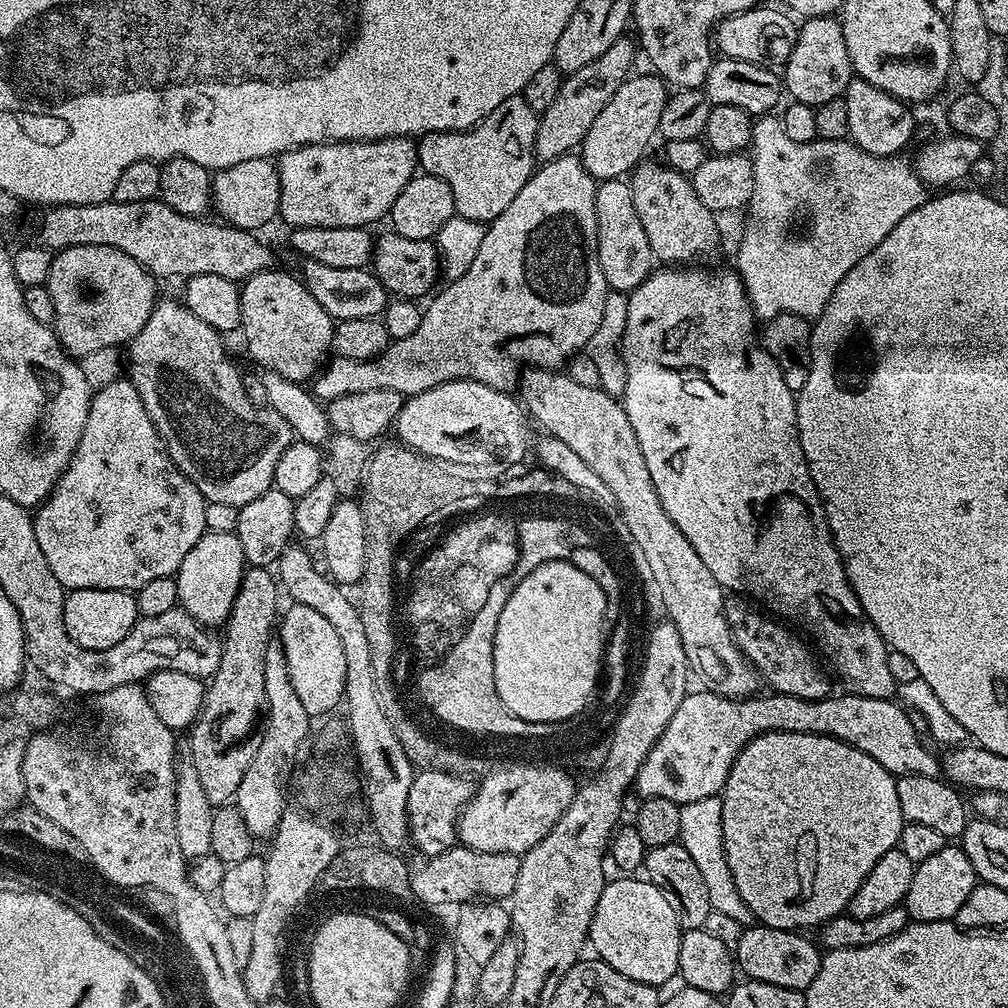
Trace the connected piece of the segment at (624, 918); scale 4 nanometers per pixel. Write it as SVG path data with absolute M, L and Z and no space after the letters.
M647 878L620 879L624 880L609 879L605 883L598 906L594 906L588 927L590 948L599 959L618 970L618 974L626 974L626 978L634 978L634 982L661 986L680 971L678 950L682 929L678 914L674 914L670 902L666 902L666 894Z

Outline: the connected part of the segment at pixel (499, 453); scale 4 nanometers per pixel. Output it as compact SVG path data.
M448 380L444 384L434 385L422 394L407 397L396 418L394 433L396 432L395 439L400 444L424 456L444 460L446 463L492 466L495 465L495 460L516 464L530 452L528 424L530 425L529 417L515 395L499 392L477 380Z

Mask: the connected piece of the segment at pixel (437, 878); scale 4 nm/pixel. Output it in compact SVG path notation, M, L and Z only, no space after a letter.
M461 844L452 845L440 855L432 856L428 868L419 875L414 874L416 892L430 908L455 906L467 903L474 894L482 894L490 900L504 900L511 897L514 885L518 882L520 857L512 854L492 854L474 851Z

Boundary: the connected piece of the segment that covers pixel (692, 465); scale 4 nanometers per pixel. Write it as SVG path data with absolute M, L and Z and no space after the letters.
M700 266L661 267L661 272L660 269L653 271L640 286L628 293L626 334L620 347L624 358L624 369L628 375L622 403L626 410L626 418L630 418L630 426L634 426L638 446L642 446L642 458L646 458L646 470L650 470L654 490L662 502L662 510L666 510L666 514L670 514L670 522L674 522L674 526L678 526L678 530L686 534L690 546L698 550L698 558L706 562L710 574L718 578L721 588L732 594L743 594L748 598L757 596L761 600L759 603L769 613L785 621L793 620L793 622L788 621L793 625L805 624L809 634L824 647L825 654L832 659L837 674L852 687L849 689L855 695L883 700L893 699L897 695L898 685L894 674L890 674L888 661L890 649L882 634L878 634L874 622L870 622L870 618L864 613L862 602L848 585L844 559L836 548L836 539L832 537L824 513L824 503L820 501L820 492L814 486L808 463L802 454L802 442L796 429L796 396L790 390L790 386L786 386L782 370L758 339L758 321L752 312L748 295L744 293L744 284L739 275L732 270L708 273L696 267Z

